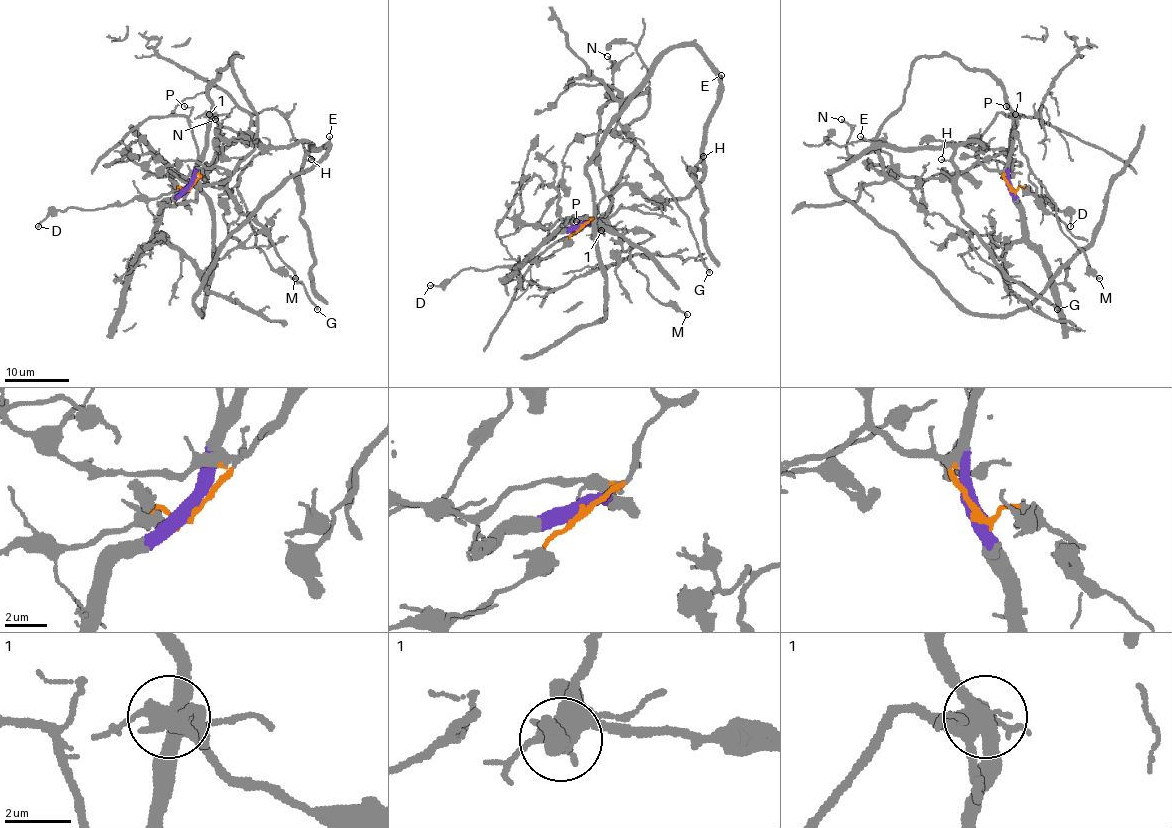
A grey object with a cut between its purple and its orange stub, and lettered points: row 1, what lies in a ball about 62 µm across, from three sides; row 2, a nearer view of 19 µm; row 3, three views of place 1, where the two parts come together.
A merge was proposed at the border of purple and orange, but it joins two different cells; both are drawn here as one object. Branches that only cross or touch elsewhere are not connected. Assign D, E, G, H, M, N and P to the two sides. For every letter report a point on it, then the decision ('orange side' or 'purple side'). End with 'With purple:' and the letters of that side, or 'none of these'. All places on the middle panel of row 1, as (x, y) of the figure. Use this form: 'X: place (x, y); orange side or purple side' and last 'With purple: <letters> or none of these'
D: place (430, 285); orange side
E: place (721, 75); orange side
G: place (709, 272); purple side
H: place (703, 156); orange side
M: place (687, 314); orange side
N: place (607, 56); orange side
P: place (576, 221); purple side
With purple: G, P

